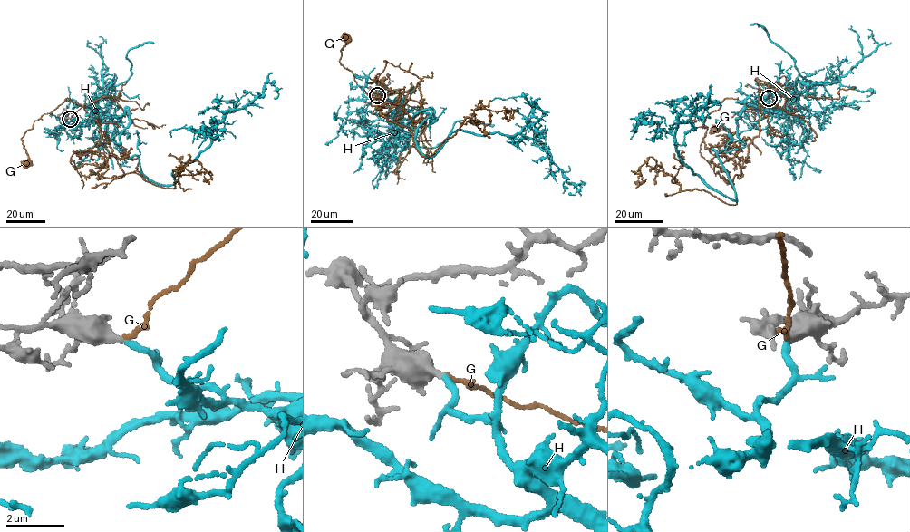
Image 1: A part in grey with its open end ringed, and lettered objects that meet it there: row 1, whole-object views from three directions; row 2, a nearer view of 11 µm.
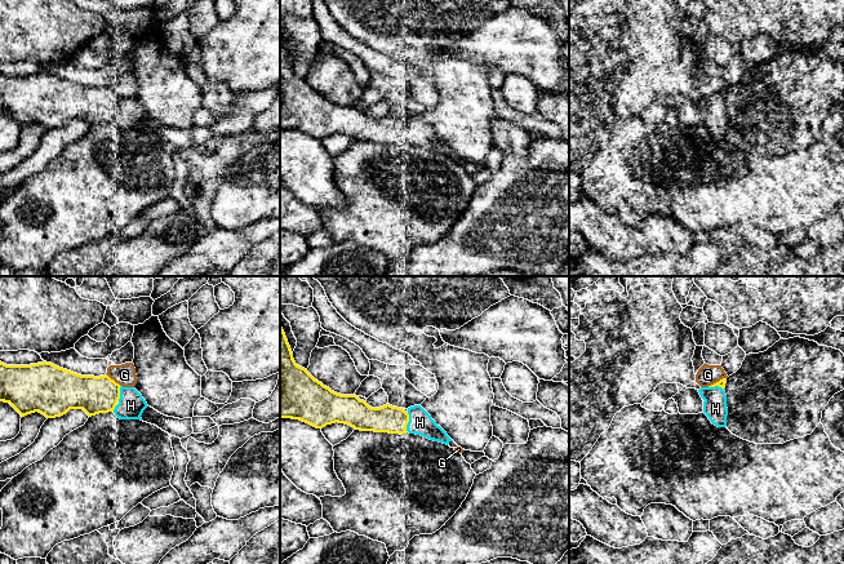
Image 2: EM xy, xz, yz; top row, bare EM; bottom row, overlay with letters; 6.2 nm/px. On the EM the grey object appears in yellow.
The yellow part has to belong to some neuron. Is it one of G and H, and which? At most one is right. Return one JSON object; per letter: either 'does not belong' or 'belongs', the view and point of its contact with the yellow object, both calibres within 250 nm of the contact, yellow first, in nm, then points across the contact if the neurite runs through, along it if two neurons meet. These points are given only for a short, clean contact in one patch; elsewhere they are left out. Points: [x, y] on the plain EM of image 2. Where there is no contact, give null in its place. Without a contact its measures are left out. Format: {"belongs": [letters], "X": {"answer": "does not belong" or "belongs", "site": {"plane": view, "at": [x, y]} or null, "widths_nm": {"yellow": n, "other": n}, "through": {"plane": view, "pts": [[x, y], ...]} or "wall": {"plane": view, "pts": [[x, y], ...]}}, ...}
{"belongs": ["H"], "G": {"answer": "does not belong", "site": {"plane": "xy", "at": [112, 90]}, "widths_nm": {"yellow": 240, "other": 140}}, "H": {"answer": "belongs", "site": {"plane": "xz", "at": [408, 132]}, "widths_nm": {"yellow": 170, "other": 140}}}

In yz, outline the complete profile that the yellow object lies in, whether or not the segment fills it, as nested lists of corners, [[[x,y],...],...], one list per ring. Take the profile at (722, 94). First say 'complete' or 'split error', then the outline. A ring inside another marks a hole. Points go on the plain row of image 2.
split error; [[[727,89],[720,90],[719,93],[708,97],[701,98],[698,101],[703,112],[703,124],[708,128],[712,136],[718,138],[727,137],[727,106],[725,106],[725,94]]]

